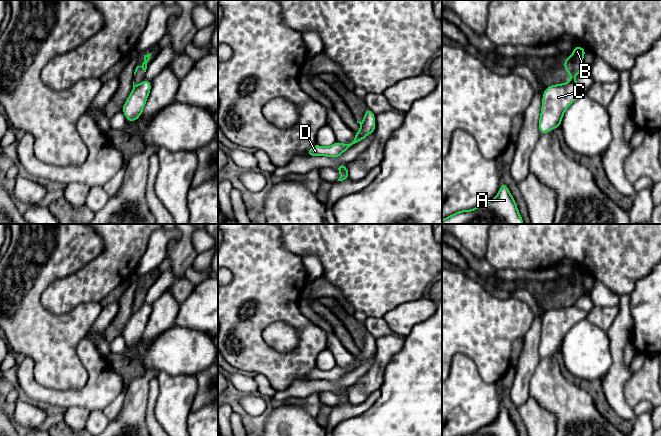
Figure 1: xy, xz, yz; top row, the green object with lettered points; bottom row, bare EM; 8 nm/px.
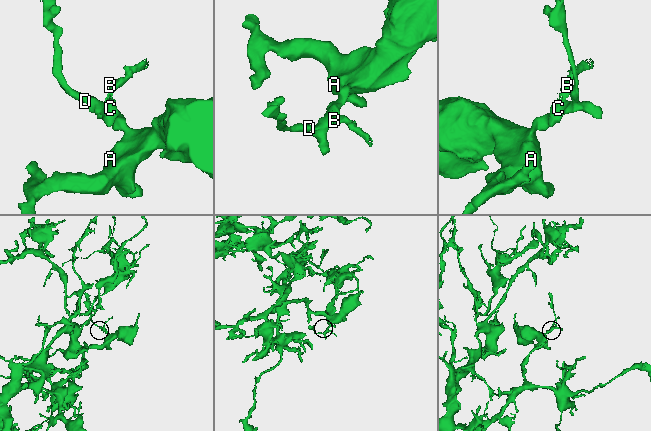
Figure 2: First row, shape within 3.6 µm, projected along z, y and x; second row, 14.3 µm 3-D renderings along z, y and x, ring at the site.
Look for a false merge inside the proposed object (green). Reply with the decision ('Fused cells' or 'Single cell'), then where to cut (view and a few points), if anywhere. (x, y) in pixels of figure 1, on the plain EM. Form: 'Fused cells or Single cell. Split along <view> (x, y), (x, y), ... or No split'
Fused cells. Split along yz (570, 304), (573, 305)

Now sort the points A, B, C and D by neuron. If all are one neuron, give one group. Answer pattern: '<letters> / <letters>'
A C D / B

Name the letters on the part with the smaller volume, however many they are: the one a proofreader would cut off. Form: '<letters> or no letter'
B

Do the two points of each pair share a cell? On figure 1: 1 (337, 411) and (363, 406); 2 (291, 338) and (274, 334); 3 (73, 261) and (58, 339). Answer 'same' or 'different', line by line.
1: same
2: same
3: same

